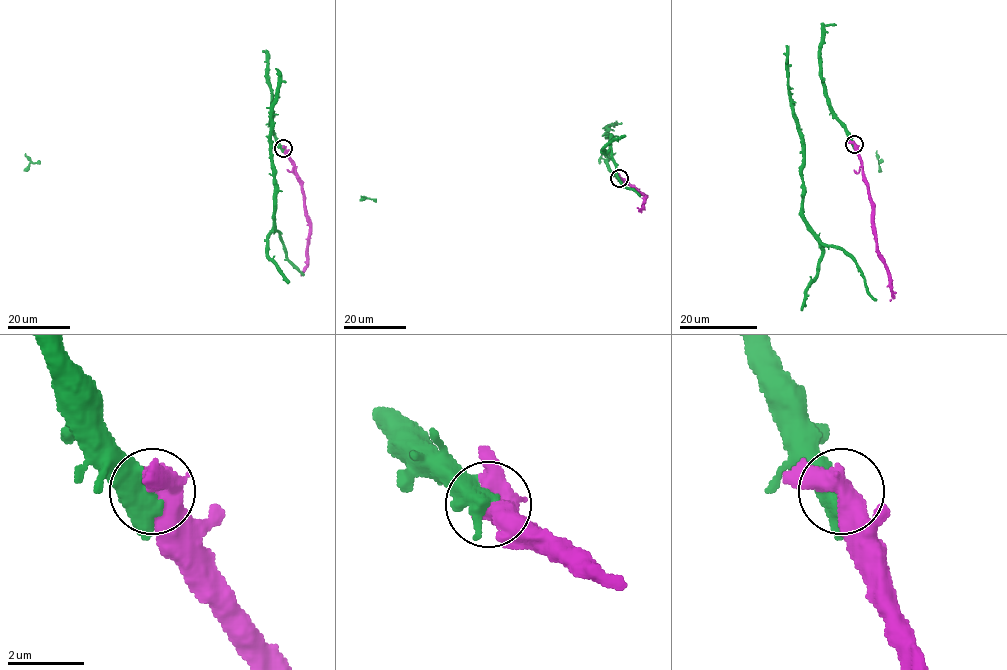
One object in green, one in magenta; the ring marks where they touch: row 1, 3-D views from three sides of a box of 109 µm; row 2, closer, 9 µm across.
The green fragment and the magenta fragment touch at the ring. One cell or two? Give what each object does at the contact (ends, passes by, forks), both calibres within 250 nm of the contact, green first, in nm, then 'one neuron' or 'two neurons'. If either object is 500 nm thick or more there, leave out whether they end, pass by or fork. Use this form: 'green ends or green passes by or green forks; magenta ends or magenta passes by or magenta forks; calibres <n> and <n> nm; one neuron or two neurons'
calibres 500 and 600 nm; one neuron

